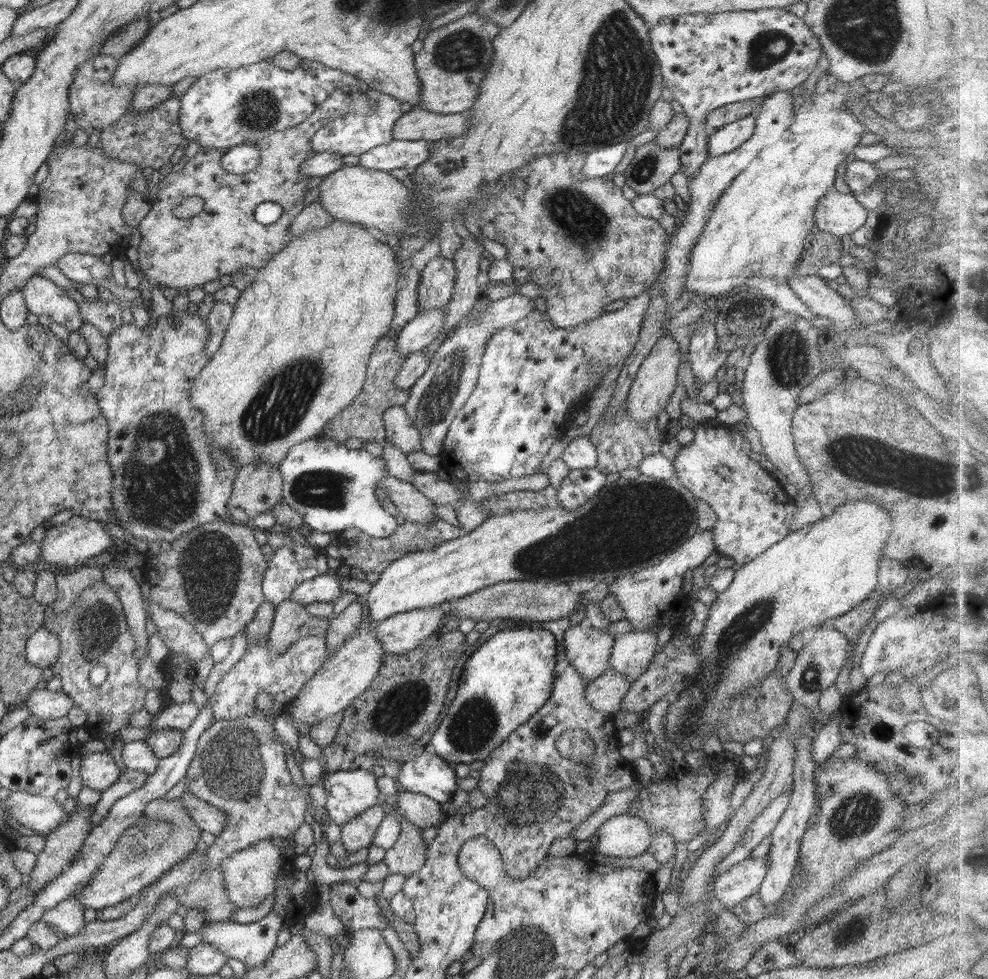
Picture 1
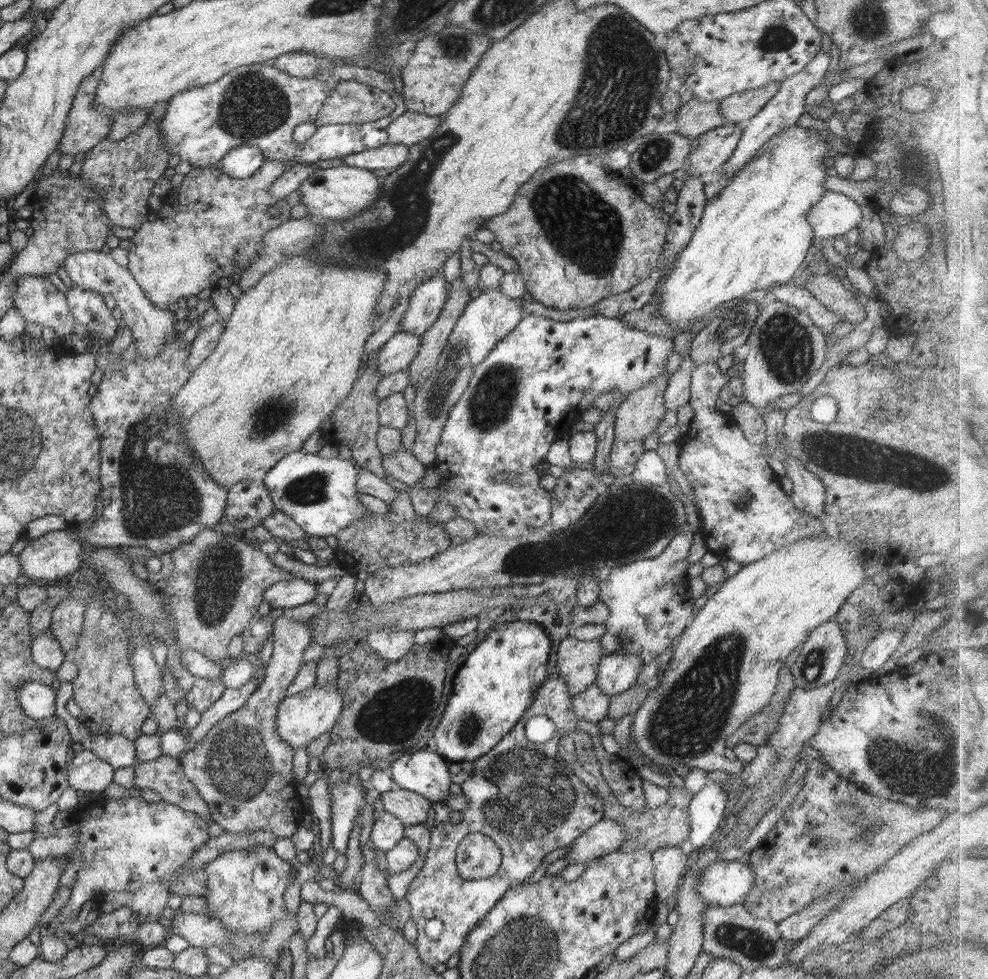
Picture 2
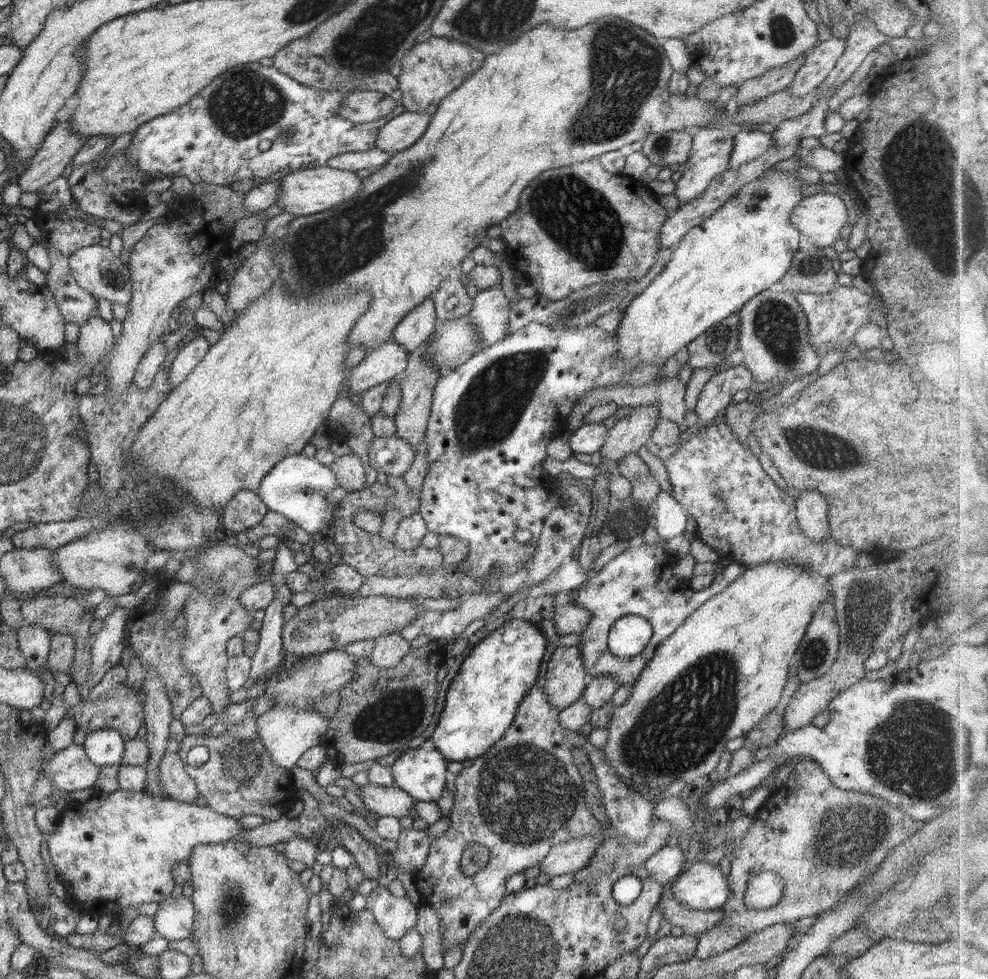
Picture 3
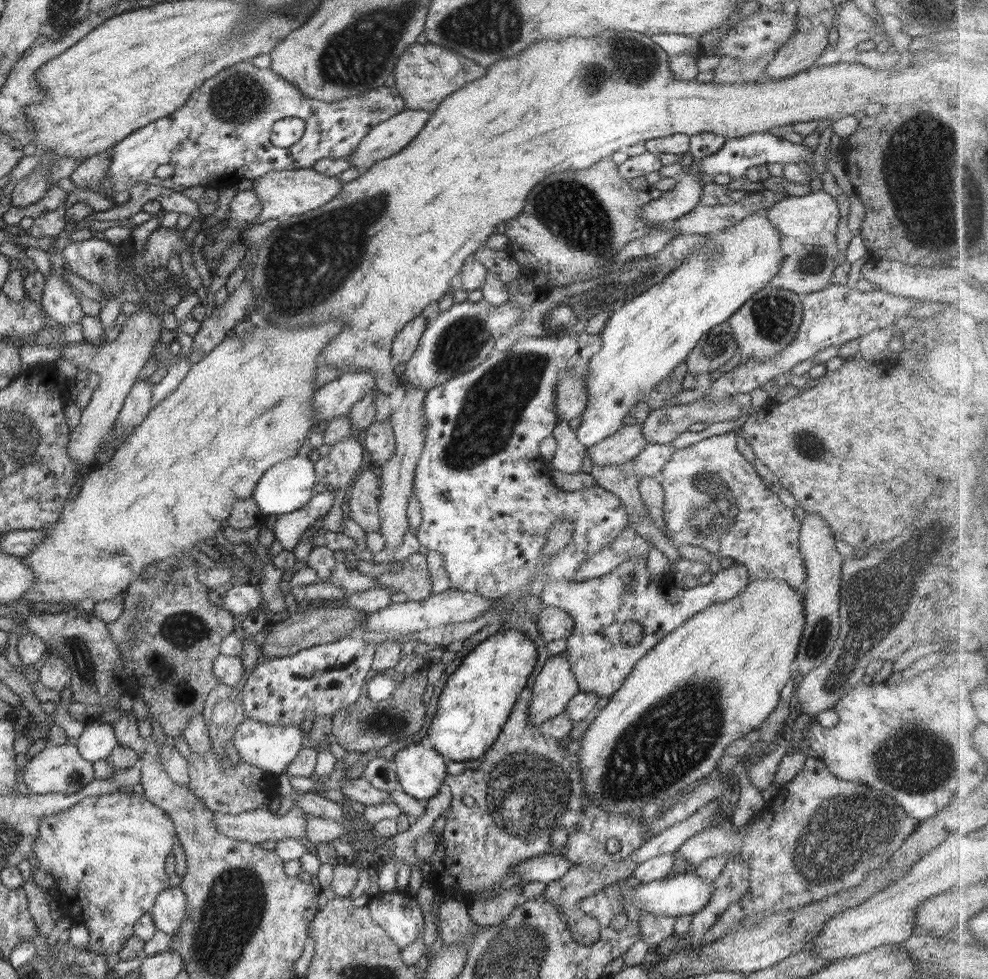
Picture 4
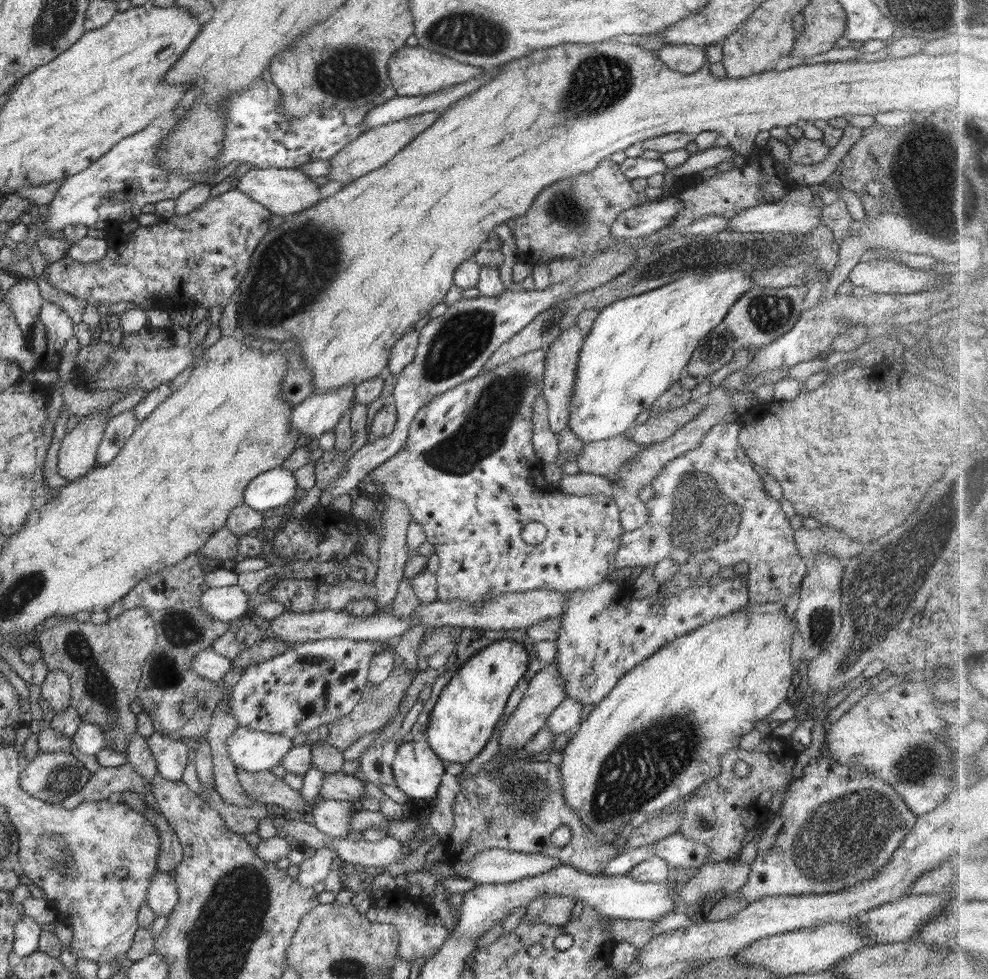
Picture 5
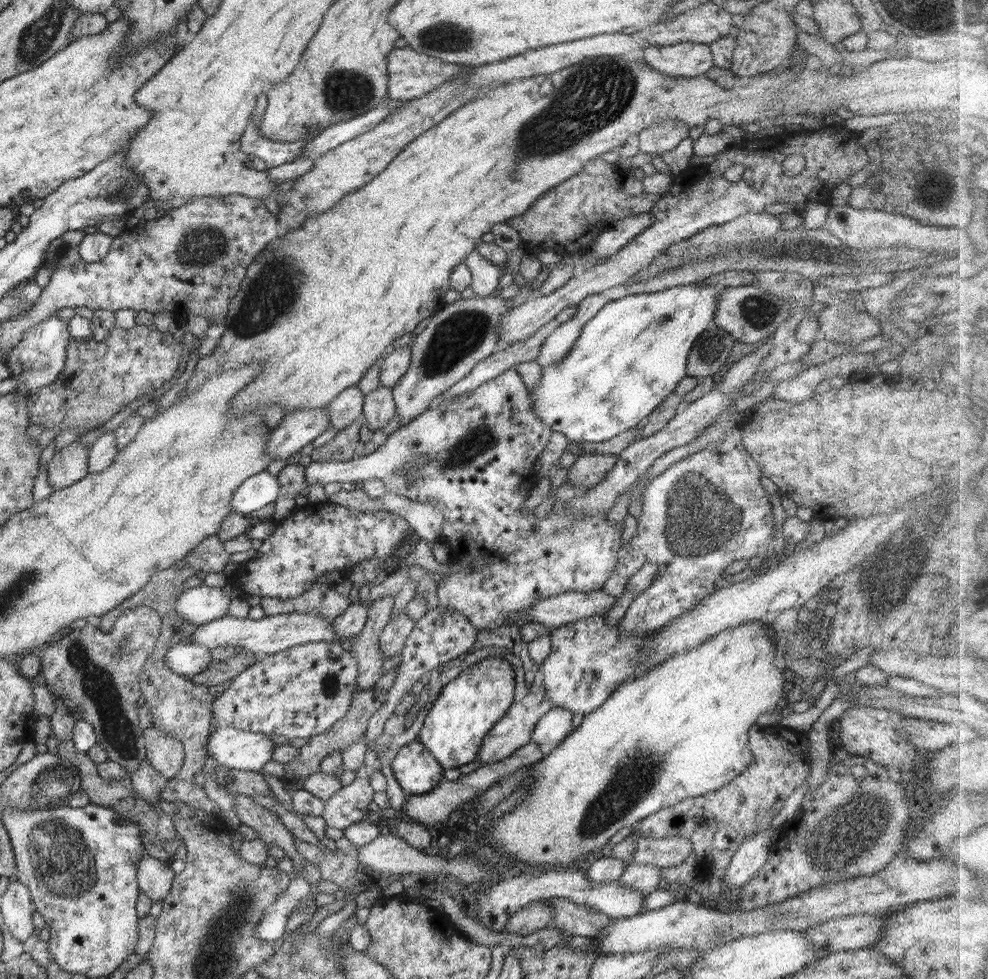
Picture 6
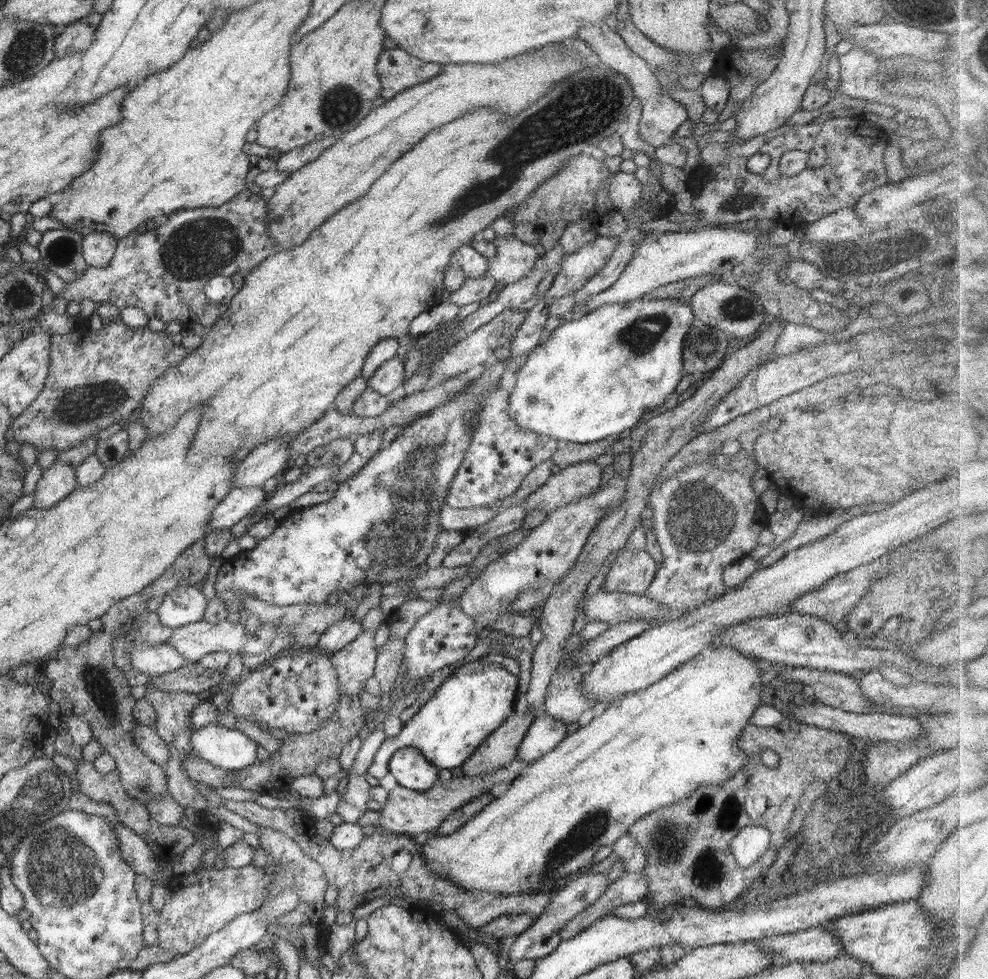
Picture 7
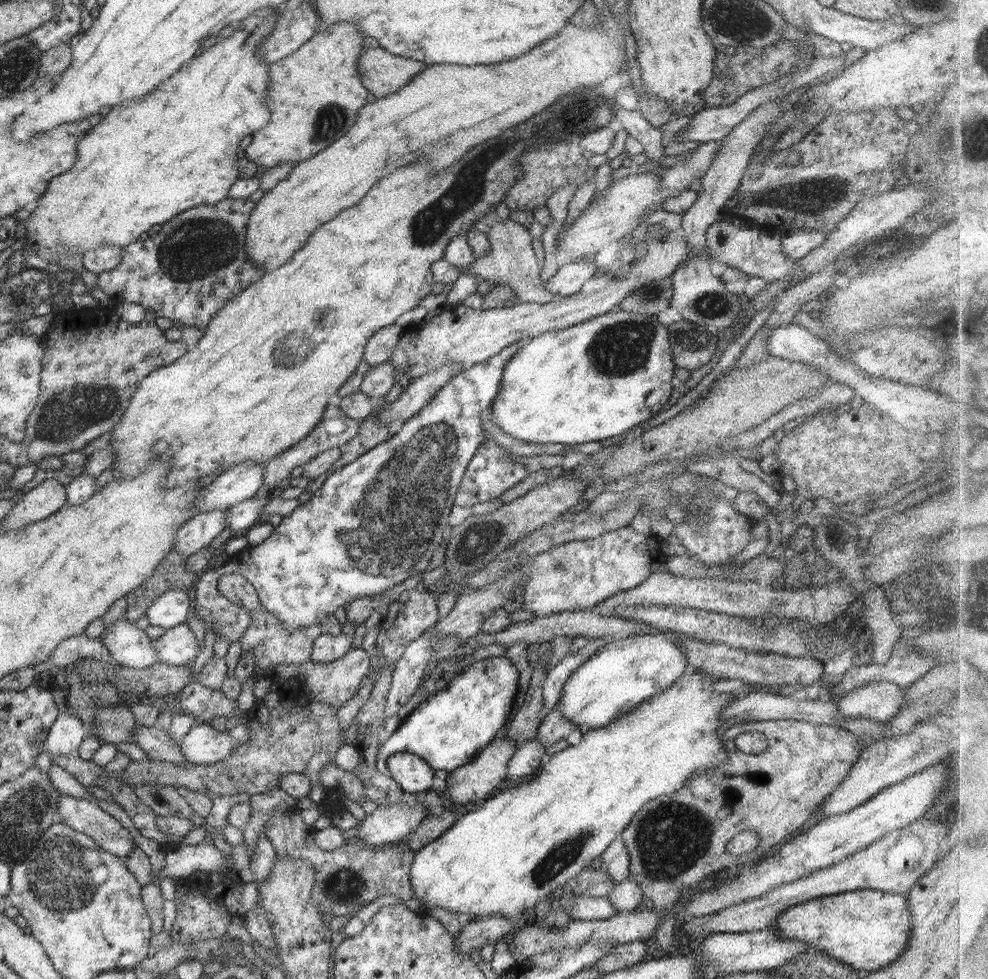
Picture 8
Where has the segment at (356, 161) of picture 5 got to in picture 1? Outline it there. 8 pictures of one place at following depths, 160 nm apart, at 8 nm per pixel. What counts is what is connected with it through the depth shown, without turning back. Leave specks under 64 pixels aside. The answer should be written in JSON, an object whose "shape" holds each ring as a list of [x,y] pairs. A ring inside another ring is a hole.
{"shape":[[[419,106],[405,112],[394,125],[393,138],[407,141],[439,141],[464,134],[469,127],[467,113],[434,114]]]}

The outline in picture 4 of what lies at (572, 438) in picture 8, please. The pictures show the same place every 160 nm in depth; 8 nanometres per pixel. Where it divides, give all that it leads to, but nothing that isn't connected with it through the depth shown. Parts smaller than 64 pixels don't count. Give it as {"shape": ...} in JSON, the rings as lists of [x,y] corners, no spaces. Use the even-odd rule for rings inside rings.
{"shape":[[[760,210],[724,232],[708,234],[715,242],[710,243],[711,250],[713,246],[717,246],[712,251],[712,260],[710,256],[706,258],[706,253],[692,253],[683,265],[674,269],[663,281],[610,313],[607,326],[604,326],[604,330],[599,334],[602,339],[600,350],[592,356],[588,376],[585,377],[587,403],[576,430],[580,444],[590,448],[618,432],[630,410],[638,402],[644,401],[657,384],[670,377],[672,371],[688,359],[689,352],[708,331],[722,322],[727,322],[750,297],[762,290],[777,275],[781,262],[788,253],[785,250],[784,237],[766,215],[765,210]]]}

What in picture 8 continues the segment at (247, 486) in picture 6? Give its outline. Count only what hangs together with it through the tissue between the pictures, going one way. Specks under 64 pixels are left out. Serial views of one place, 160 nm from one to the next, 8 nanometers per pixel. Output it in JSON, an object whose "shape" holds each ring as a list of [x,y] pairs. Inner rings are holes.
{"shape":[[[219,508],[210,512],[202,512],[188,519],[173,538],[172,551],[187,558],[191,554],[209,546],[215,536],[225,529],[225,510]]]}

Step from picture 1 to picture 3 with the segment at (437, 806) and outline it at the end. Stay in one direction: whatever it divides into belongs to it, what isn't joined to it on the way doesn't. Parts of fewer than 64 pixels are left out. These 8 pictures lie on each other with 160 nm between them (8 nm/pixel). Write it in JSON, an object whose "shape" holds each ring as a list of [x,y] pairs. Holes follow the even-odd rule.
{"shape":[[[369,783],[360,786],[360,798],[364,801],[366,810],[371,813],[400,818],[414,816],[415,799],[399,787],[380,787]]]}

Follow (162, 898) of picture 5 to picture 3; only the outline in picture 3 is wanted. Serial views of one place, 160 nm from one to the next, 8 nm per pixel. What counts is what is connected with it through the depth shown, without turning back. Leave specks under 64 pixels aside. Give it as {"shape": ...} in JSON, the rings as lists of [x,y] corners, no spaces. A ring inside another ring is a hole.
{"shape":[[[184,894],[162,899],[153,920],[157,935],[167,941],[190,939],[196,920],[192,899]]]}

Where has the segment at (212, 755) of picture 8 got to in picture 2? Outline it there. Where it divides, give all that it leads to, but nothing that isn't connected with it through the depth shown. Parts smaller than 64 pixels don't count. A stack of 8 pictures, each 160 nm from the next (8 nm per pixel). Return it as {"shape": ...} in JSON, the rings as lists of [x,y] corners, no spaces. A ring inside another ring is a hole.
{"shape":[[[339,682],[329,684],[314,684],[310,688],[288,695],[280,702],[275,720],[276,734],[283,741],[294,749],[300,746],[307,746],[319,736],[330,732],[337,723],[340,716],[343,700],[341,697],[341,685]]]}

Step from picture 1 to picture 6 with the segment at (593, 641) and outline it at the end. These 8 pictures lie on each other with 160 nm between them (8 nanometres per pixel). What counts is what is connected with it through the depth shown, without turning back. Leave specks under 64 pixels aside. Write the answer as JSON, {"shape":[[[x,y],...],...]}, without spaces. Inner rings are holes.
{"shape":[[[530,681],[527,692],[520,698],[514,700],[506,714],[490,729],[485,736],[484,742],[478,751],[478,760],[482,765],[500,762],[508,758],[515,750],[526,746],[532,740],[532,731],[544,714],[553,709],[552,701],[547,697],[544,686],[538,686]]]}

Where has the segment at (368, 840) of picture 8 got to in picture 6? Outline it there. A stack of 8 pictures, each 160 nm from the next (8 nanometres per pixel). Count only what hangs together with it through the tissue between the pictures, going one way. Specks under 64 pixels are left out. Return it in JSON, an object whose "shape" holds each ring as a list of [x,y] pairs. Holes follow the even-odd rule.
{"shape":[[[530,742],[526,744],[526,746],[515,750],[508,758],[500,762],[481,765],[477,770],[474,770],[474,772],[462,775],[458,780],[454,780],[454,782],[443,780],[435,790],[428,792],[428,794],[407,794],[406,803],[402,806],[401,812],[404,818],[415,821],[420,825],[430,824],[434,826],[442,823],[447,824],[449,823],[450,814],[454,813],[454,809],[460,808],[466,801],[473,800],[477,796],[480,796],[488,790],[488,788],[492,787],[496,781],[500,781],[500,778],[514,773],[514,770],[520,770],[520,768],[527,764],[538,762],[544,757],[545,754],[537,747],[537,744]]]}

